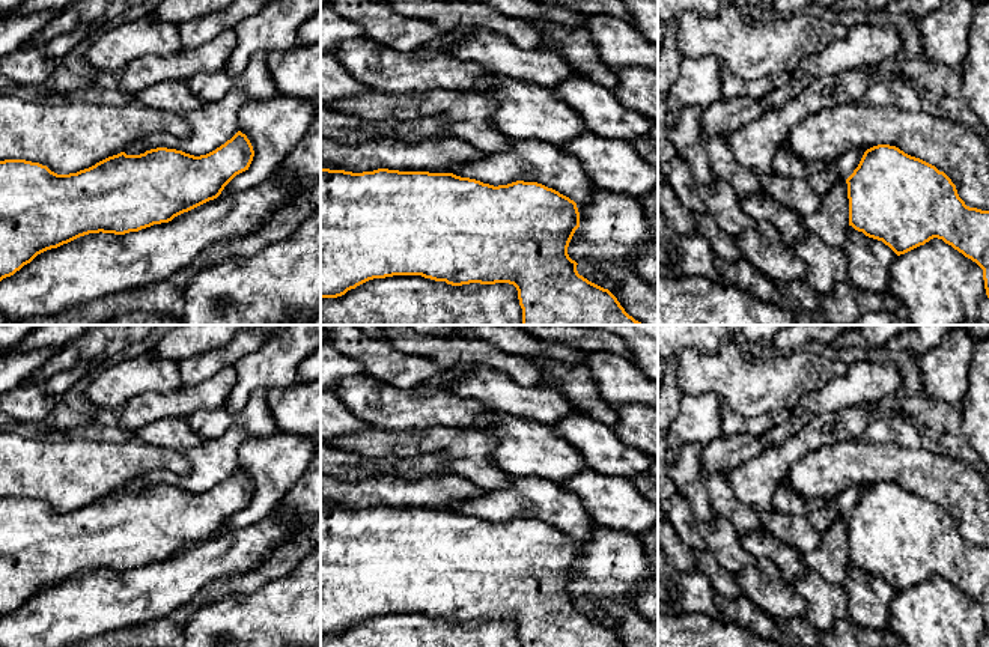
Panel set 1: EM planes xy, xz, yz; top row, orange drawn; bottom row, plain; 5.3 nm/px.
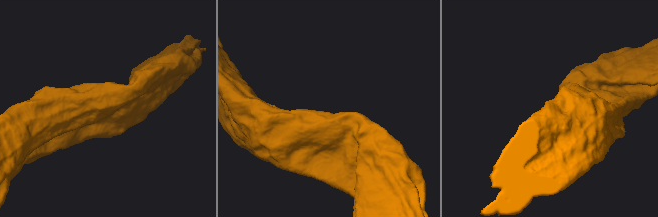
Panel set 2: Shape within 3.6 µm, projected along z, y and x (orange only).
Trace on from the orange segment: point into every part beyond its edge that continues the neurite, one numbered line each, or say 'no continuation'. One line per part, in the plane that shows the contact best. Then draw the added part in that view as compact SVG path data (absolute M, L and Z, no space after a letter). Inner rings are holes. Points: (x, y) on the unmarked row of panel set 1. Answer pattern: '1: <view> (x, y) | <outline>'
no continuation

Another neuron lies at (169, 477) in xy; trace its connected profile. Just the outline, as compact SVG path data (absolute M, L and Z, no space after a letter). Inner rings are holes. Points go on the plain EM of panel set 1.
M232 427L221 436L203 439L184 454L191 463L191 471L187 475L172 469L157 469L131 480L123 489L140 492L151 486L167 484L194 494L206 492L238 469L238 450L245 439L245 432L241 427Z

